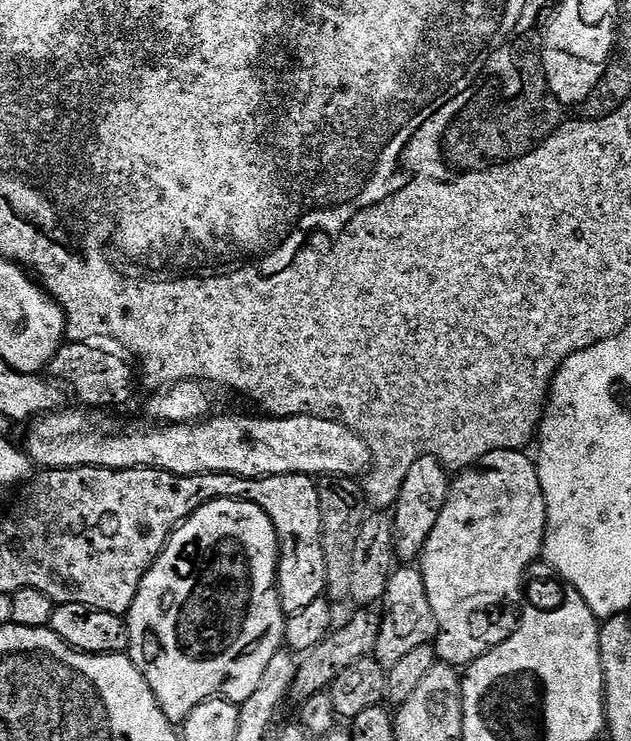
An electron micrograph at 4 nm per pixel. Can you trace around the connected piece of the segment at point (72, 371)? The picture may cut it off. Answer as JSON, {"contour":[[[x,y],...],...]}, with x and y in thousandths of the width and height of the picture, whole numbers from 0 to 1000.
{"contour":[[[103,462],[95,466],[94,472],[86,478],[79,493],[81,511],[94,516],[109,530],[114,529],[128,540],[132,549],[139,553],[184,553],[189,545],[197,545],[216,529],[219,524],[219,502],[214,495],[208,497],[190,480],[182,480],[177,475],[170,475],[165,468],[154,467],[146,462]]]}

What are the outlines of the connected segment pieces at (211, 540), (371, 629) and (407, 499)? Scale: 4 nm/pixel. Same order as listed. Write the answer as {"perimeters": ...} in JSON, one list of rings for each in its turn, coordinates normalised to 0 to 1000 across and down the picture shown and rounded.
{"perimeters":[[[[336,675],[331,680],[322,680],[317,687],[304,692],[266,729],[266,735],[254,745],[254,750],[241,760],[241,768],[228,776],[222,787],[219,802],[212,807],[209,821],[200,829],[203,839],[203,879],[212,899],[220,904],[244,942],[254,949],[257,964],[274,974],[288,974],[314,953],[328,945],[352,943],[365,945],[379,953],[403,937],[415,908],[434,888],[437,880],[445,879],[450,869],[450,845],[453,829],[444,816],[444,795],[437,792],[437,765],[444,762],[444,733],[434,715],[434,704],[407,680],[398,680],[393,675]]],[[[564,823],[553,842],[528,846],[520,860],[504,872],[498,872],[471,895],[469,914],[463,920],[461,943],[469,947],[490,945],[498,937],[525,930],[529,915],[542,910],[553,899],[561,899],[561,893],[582,891],[596,879],[599,864],[599,850],[602,849],[604,827],[596,823]]],[[[686,615],[662,618],[662,623],[643,634],[643,650],[637,650],[637,661],[618,691],[629,757],[664,757],[666,744],[675,737],[675,726],[681,726],[681,715],[688,715],[694,694],[700,694],[700,683],[707,683],[712,657],[712,638]]]]}

